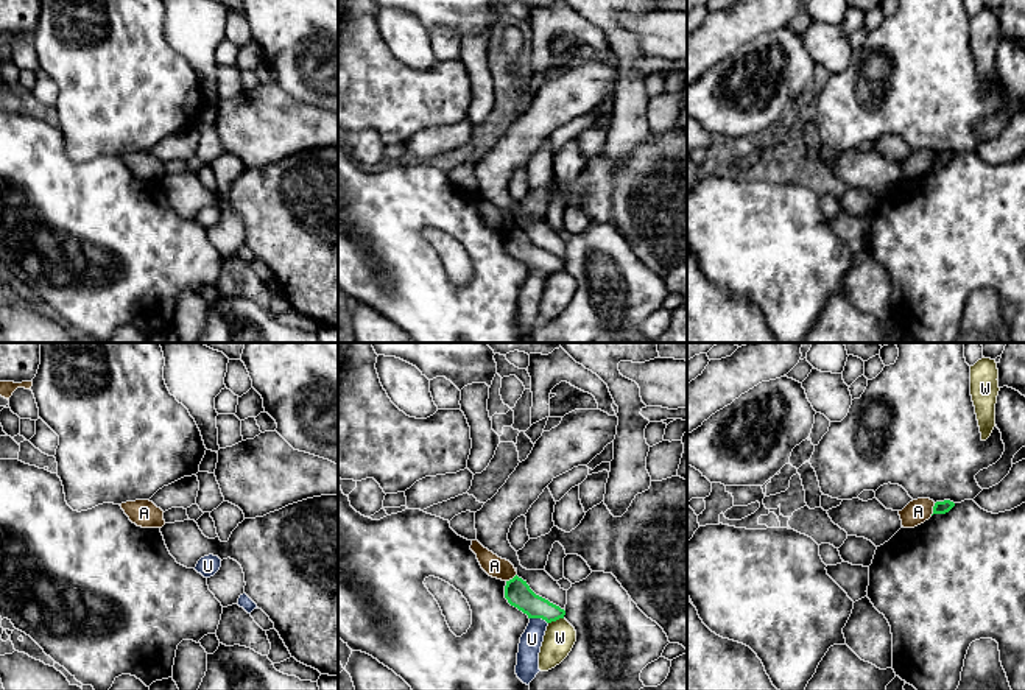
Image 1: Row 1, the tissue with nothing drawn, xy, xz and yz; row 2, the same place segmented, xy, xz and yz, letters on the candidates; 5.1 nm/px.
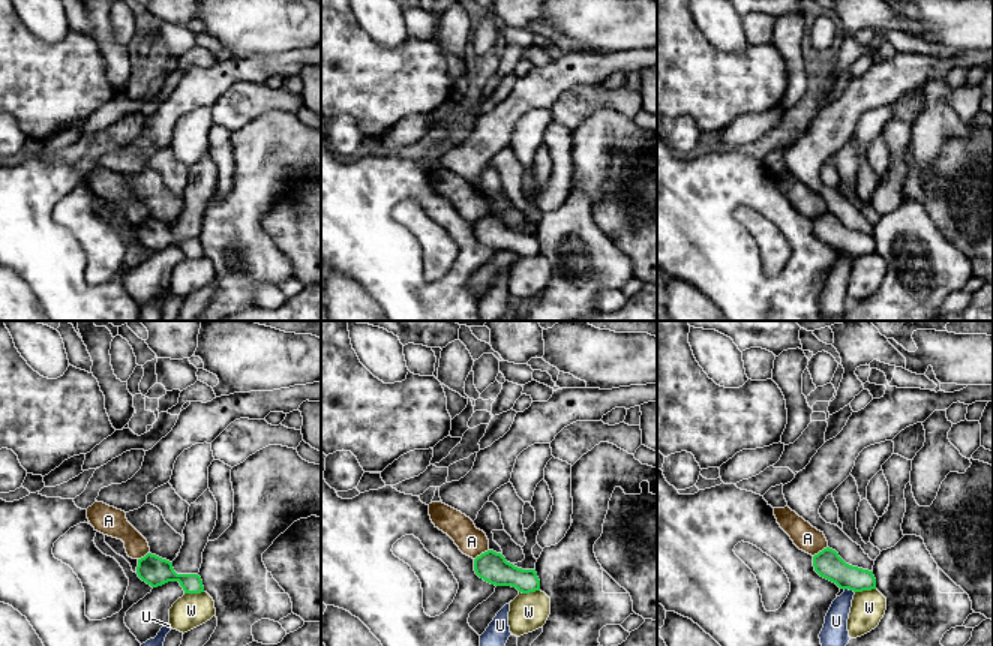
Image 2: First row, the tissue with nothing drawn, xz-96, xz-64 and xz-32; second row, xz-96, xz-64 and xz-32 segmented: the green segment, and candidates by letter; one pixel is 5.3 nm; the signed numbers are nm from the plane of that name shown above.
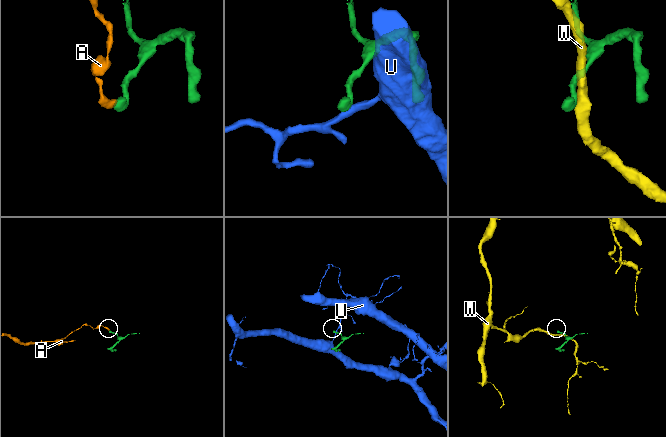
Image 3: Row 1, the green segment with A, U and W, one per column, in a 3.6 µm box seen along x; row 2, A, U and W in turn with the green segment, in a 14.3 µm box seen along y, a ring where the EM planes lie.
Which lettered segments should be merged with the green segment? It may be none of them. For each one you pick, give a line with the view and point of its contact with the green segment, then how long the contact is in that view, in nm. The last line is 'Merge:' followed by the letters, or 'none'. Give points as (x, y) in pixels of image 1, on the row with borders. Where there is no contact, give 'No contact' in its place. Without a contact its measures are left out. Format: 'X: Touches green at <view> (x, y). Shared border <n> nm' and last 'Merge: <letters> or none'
Merge: none

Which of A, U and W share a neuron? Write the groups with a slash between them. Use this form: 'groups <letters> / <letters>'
groups A / U / W

